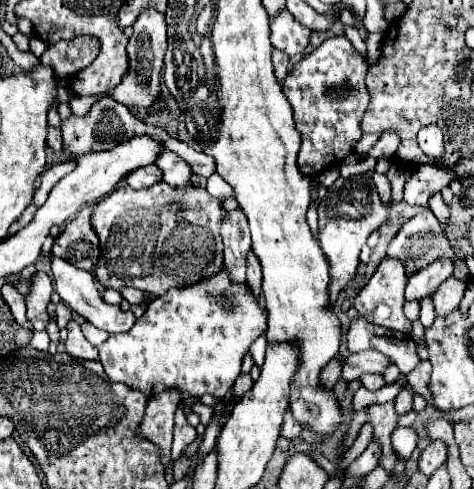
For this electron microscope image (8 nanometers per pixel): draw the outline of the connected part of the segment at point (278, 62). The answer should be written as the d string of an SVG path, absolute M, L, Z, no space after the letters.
M272 52L272 62L274 62L274 76L278 82L284 82L288 76L288 62L290 58L284 56L284 52Z

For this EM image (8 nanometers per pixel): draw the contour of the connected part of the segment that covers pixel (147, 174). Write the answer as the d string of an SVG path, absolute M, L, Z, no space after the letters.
M148 166L142 168L140 172L132 172L132 176L126 176L124 182L132 188L148 188L160 180L162 180L162 170L158 166Z

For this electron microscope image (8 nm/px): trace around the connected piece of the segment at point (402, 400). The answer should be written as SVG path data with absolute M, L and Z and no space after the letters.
M402 390L395 398L395 410L398 414L406 414L412 410L413 396L410 390Z

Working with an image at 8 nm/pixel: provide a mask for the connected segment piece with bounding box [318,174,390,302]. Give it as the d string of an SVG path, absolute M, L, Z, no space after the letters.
M370 174L338 178L330 188L322 202L318 202L318 218L320 218L320 244L330 262L330 300L336 302L338 292L354 278L358 268L358 256L368 236L376 232L390 218L390 204L382 202L374 180Z

